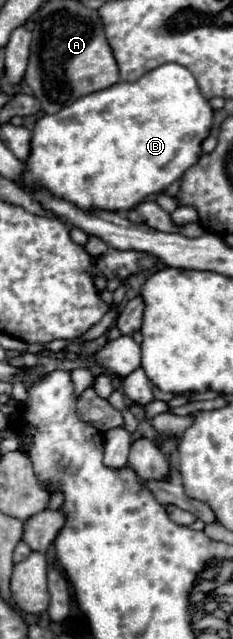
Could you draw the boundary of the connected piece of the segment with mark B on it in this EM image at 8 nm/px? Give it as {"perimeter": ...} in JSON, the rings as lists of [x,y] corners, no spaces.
{"perimeter":[[[164,63],[142,75],[136,83],[120,81],[108,89],[80,97],[54,115],[40,117],[32,131],[32,155],[26,161],[22,181],[46,187],[54,197],[70,201],[80,209],[128,211],[148,195],[164,191],[198,161],[202,141],[210,135],[212,115],[214,111],[208,99],[200,95],[194,75],[178,63]]]}

